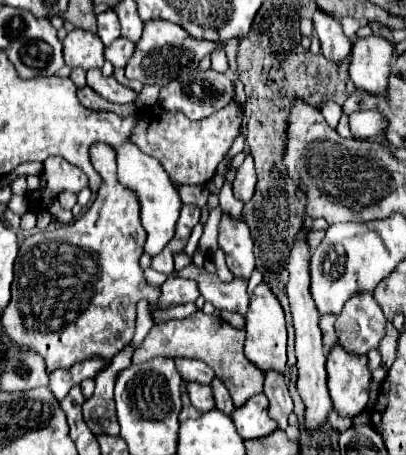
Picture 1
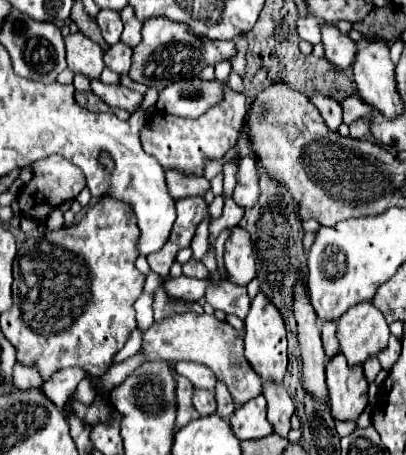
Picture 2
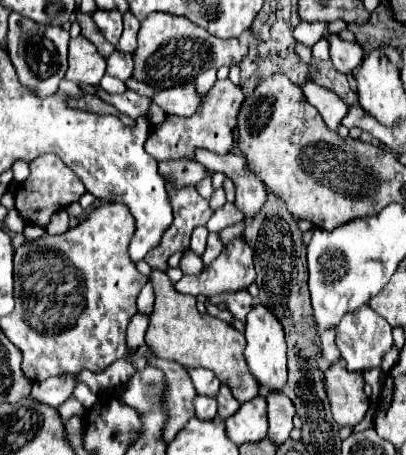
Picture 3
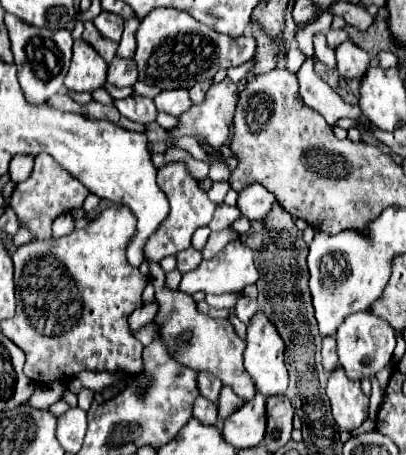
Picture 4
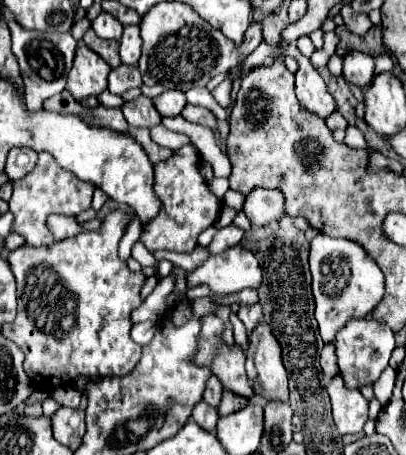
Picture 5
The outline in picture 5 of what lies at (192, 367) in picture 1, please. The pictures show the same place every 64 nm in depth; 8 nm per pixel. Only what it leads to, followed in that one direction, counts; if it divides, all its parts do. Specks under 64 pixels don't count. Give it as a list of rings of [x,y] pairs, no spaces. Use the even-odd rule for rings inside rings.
[[[210,376],[206,382],[206,390],[204,390],[204,402],[208,402],[210,406],[218,406],[220,396],[222,396],[222,384],[216,376]]]

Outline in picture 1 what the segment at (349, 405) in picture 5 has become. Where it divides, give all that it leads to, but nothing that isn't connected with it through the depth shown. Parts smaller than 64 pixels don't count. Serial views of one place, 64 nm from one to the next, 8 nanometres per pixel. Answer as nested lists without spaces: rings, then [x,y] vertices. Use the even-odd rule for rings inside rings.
[[[340,344],[328,352],[328,390],[334,408],[348,418],[360,414],[368,404],[370,368],[368,356],[348,356]]]

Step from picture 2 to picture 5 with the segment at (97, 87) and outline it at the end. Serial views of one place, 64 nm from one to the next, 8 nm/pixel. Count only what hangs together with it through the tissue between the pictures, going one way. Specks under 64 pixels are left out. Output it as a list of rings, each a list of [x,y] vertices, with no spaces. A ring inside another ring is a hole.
[[[138,96],[136,100],[124,102],[122,104],[122,114],[128,120],[130,126],[144,126],[144,128],[152,128],[156,124],[160,124],[162,116],[156,112],[154,104],[150,98],[146,96]]]

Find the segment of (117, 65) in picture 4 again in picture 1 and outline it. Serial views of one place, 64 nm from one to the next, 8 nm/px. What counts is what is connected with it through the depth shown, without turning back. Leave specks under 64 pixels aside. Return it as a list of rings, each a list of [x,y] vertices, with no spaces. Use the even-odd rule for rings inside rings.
[[[118,38],[114,40],[114,44],[110,44],[104,52],[104,58],[110,60],[114,64],[114,68],[124,68],[128,58],[134,54],[134,42],[130,42],[128,38]]]

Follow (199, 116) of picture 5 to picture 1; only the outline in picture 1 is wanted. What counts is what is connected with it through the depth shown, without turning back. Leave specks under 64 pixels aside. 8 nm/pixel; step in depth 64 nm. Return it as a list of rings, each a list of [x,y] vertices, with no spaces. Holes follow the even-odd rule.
[[[234,100],[200,122],[190,122],[182,112],[168,112],[156,104],[138,114],[138,122],[130,140],[144,154],[162,162],[162,168],[178,186],[202,186],[214,178],[216,166],[226,158],[234,138],[238,136],[242,122],[240,116],[242,110],[234,104]]]

